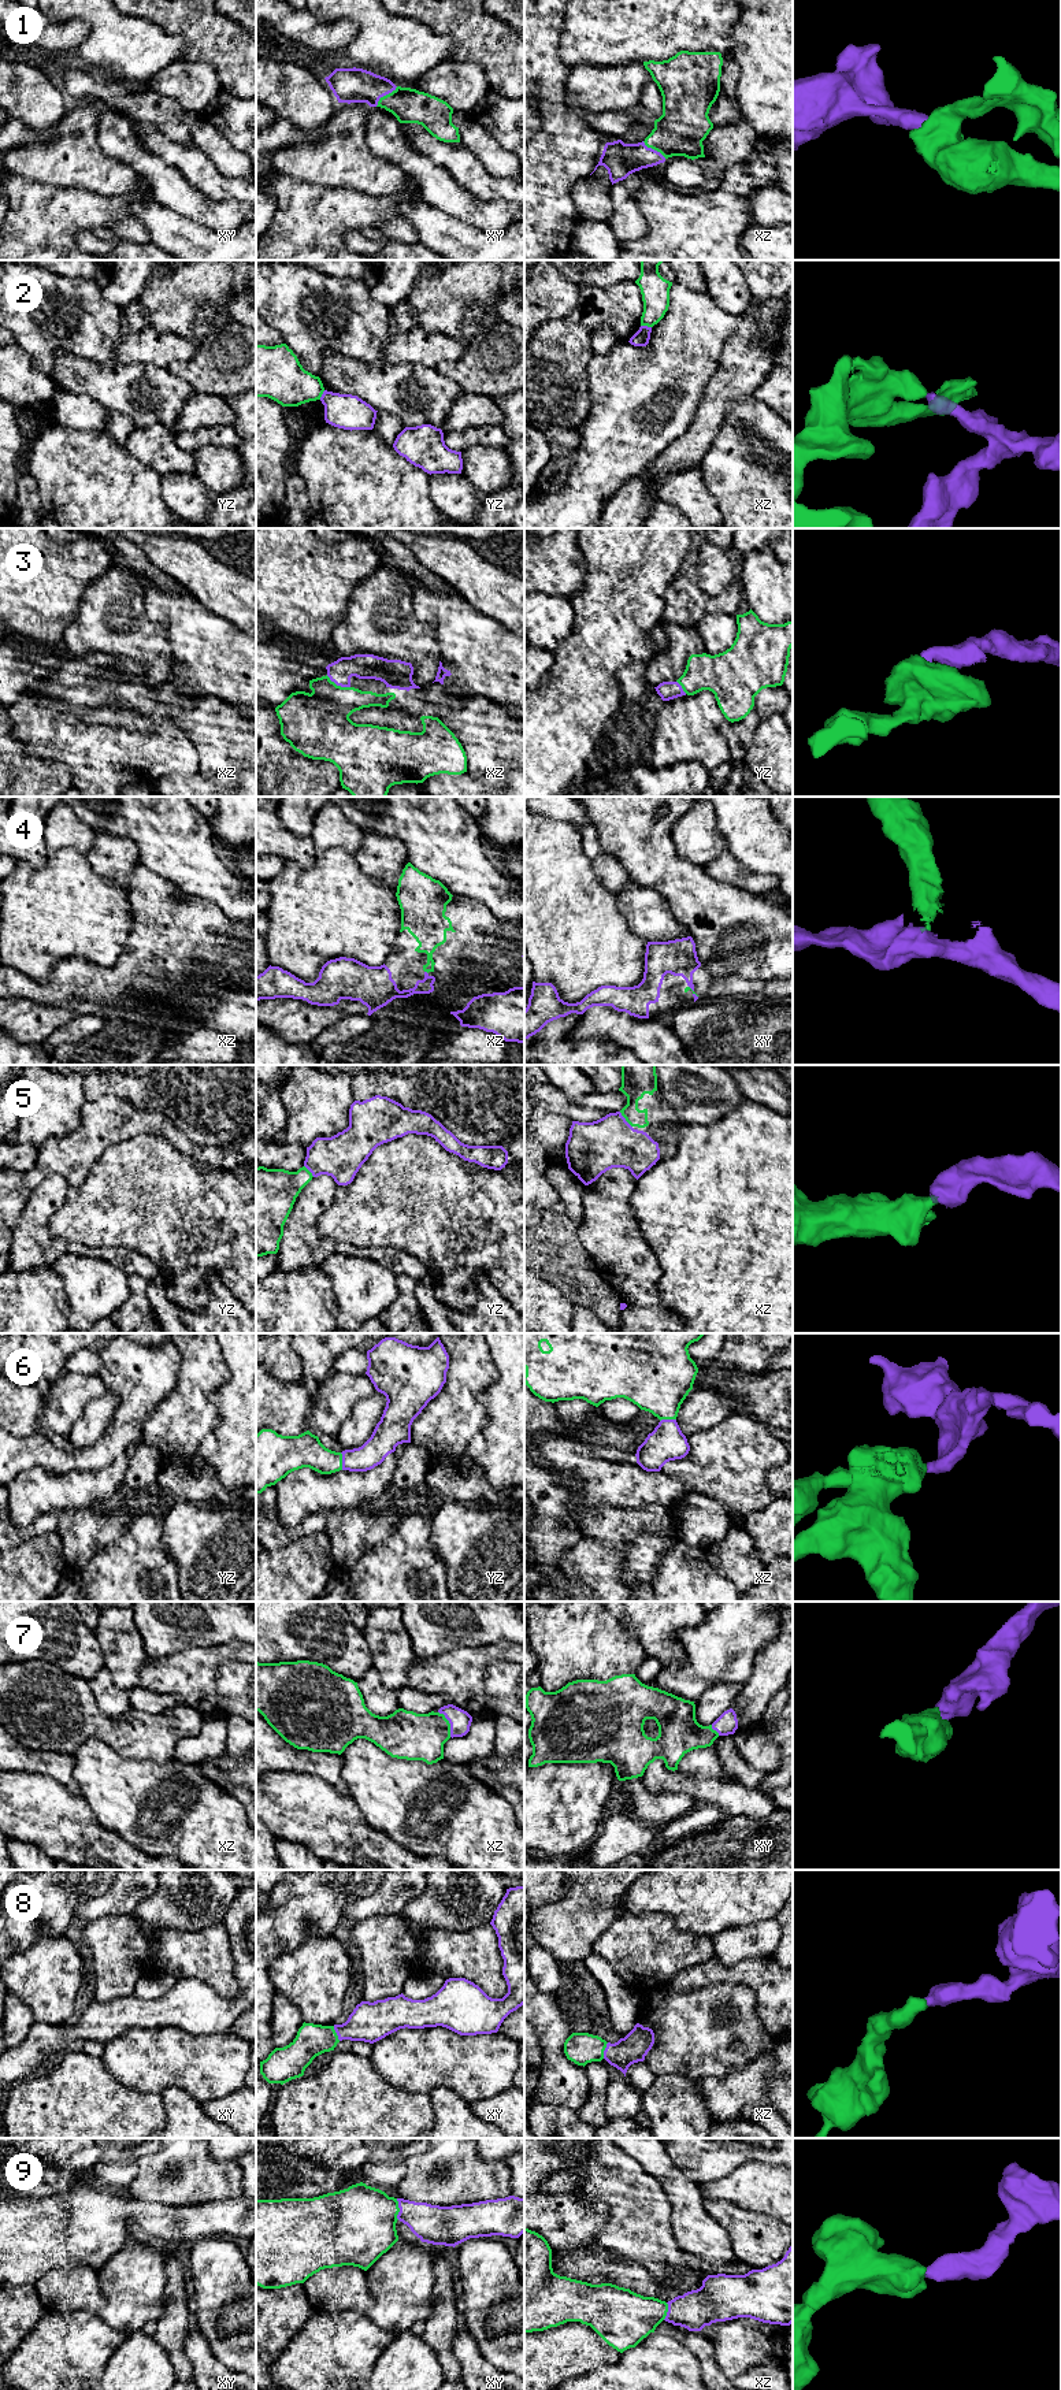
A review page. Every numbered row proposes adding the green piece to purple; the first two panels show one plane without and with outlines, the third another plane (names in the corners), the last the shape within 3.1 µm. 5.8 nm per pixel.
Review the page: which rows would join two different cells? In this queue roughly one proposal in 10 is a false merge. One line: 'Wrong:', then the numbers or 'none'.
Wrong: 2

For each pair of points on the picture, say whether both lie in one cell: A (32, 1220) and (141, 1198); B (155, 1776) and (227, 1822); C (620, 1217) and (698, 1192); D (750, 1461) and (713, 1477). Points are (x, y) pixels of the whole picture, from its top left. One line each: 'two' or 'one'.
A: two
B: one
C: two
D: one

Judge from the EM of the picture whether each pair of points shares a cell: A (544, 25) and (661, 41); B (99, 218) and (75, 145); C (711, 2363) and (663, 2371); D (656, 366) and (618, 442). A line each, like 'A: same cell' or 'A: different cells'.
A: different cells
B: different cells
C: different cells
D: same cell

